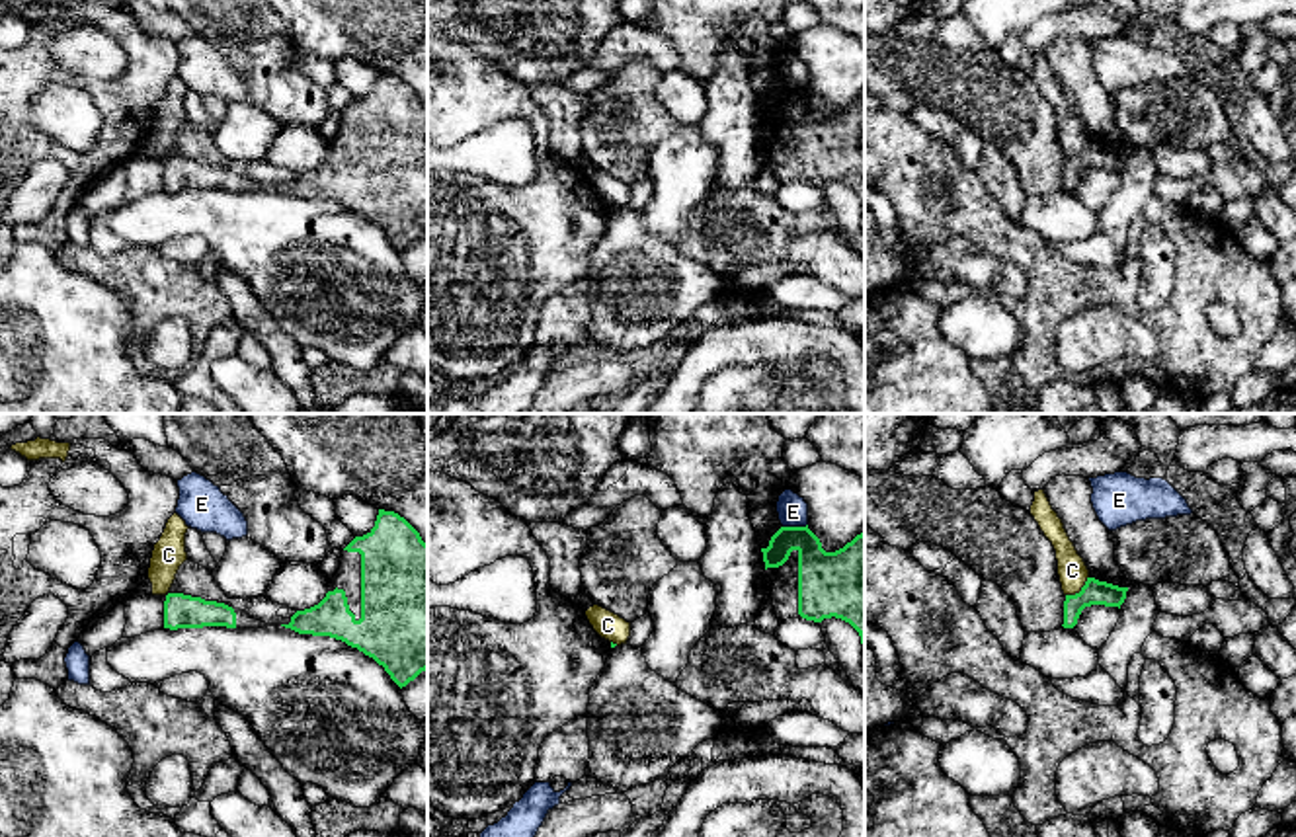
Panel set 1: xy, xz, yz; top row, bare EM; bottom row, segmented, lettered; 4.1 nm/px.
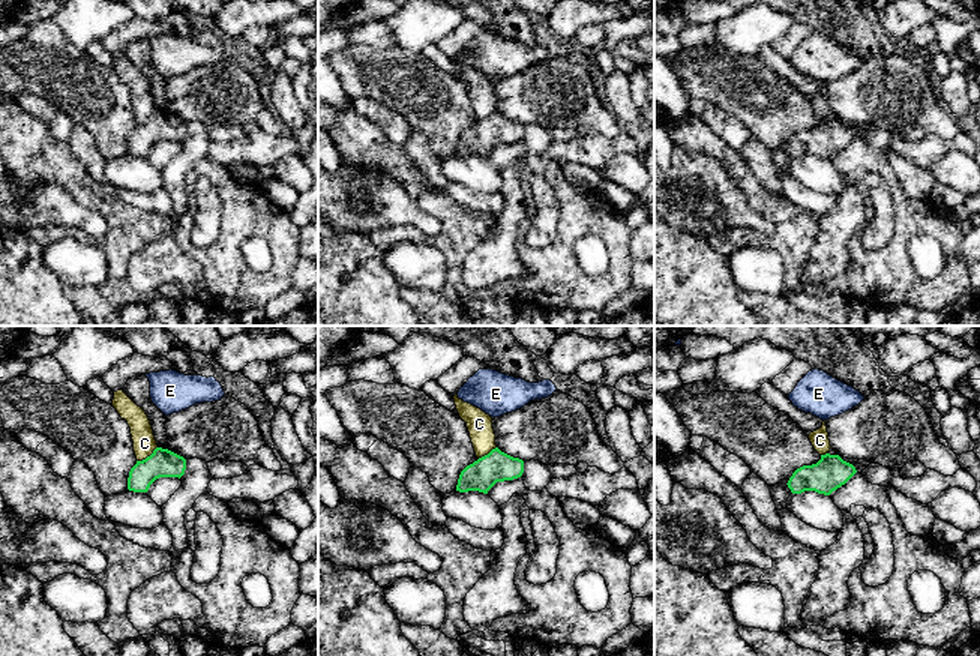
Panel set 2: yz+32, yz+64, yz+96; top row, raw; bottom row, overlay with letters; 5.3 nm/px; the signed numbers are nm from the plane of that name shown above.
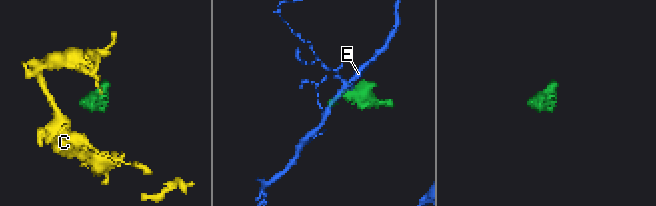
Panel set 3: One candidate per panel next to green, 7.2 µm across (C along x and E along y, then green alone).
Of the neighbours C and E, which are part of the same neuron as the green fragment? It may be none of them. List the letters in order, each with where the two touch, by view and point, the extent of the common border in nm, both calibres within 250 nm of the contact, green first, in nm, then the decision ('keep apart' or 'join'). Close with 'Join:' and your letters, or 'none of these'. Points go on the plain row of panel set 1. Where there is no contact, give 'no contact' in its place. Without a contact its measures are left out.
C: yz (1082, 153) | 130 nm | 100/120 nm | keep apart
E: xz (795, 90) | 110 nm | 220/130 nm | keep apart
Join: none of these

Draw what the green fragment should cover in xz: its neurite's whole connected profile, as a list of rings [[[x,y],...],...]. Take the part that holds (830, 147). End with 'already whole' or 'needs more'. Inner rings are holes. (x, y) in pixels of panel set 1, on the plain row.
[[[781,90],[761,111],[765,135],[763,154],[773,162],[779,183],[841,181],[861,199],[865,226],[865,94],[835,115],[826,115],[820,101],[806,90]]]; needs more

